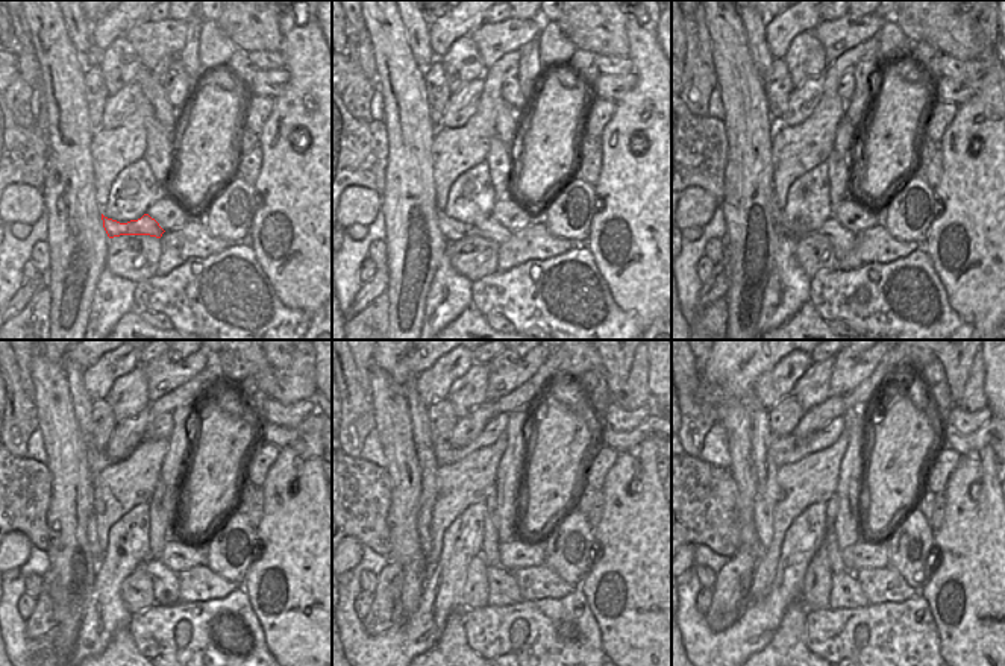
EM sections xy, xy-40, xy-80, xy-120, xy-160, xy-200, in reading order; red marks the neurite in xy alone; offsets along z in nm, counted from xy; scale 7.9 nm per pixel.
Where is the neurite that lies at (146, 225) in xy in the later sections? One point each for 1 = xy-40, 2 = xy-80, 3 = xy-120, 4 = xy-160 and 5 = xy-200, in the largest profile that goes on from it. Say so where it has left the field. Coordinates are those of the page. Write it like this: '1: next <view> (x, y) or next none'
1: next xy-40 (452, 229)
2: next xy-80 (842, 240)
3: next xy-120 (165, 586)
4: next xy-160 (504, 590)
5: next xy-200 (846, 592)

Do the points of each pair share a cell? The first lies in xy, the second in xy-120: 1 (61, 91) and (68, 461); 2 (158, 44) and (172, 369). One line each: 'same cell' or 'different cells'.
1: same cell
2: same cell

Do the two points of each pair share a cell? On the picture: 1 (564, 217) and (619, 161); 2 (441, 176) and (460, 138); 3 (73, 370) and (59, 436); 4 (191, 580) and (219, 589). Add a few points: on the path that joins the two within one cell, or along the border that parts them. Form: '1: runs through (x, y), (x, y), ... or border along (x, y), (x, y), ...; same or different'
1: border along (593, 185), (601, 208), (590, 222); different
2: runs through (447, 167), (450, 157), (458, 147); same
3: border along (62, 364), (78, 424); different
4: runs through (197, 584), (212, 586); same

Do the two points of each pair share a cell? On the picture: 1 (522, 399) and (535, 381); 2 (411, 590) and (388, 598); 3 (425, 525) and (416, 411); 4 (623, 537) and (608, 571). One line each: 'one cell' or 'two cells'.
1: one cell
2: two cells
3: one cell
4: one cell

